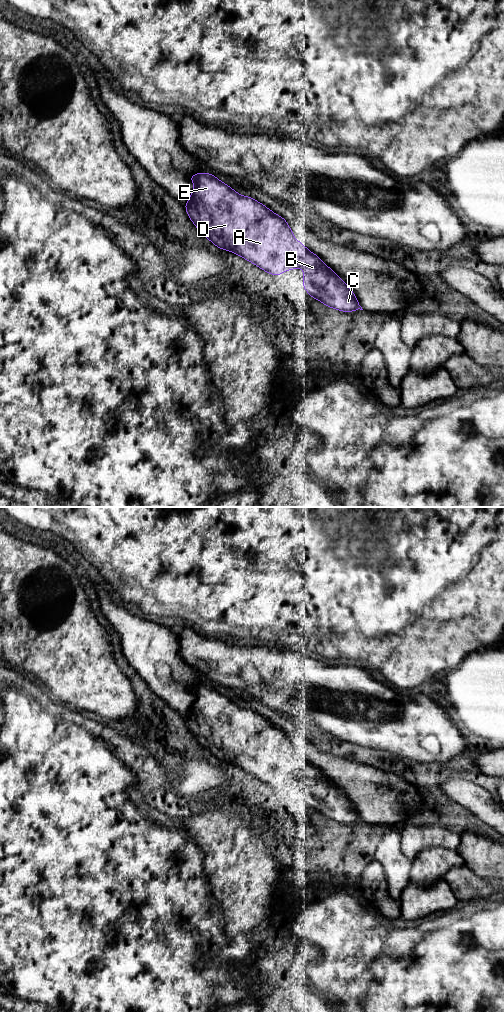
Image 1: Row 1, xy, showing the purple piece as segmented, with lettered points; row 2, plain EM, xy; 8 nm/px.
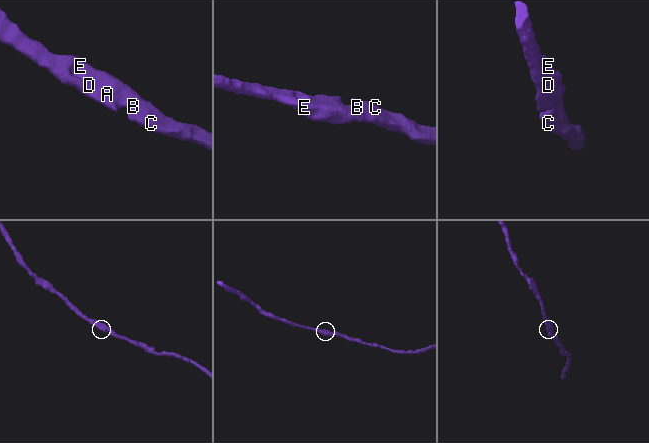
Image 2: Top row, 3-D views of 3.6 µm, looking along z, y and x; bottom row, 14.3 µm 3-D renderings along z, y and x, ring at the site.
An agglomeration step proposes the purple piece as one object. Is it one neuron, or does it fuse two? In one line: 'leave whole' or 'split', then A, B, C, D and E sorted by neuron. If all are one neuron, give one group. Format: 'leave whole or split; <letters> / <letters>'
leave whole; A B C D E

